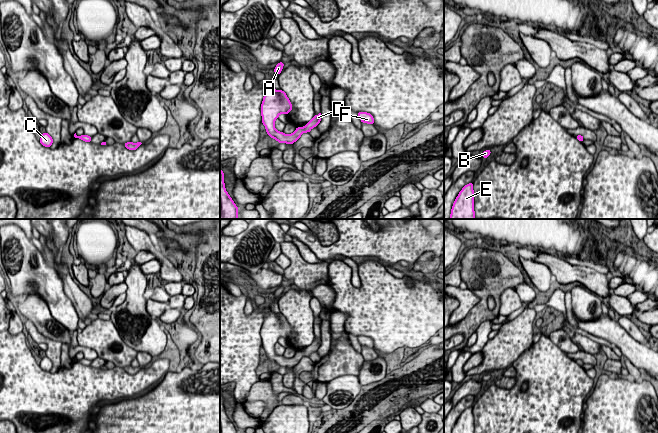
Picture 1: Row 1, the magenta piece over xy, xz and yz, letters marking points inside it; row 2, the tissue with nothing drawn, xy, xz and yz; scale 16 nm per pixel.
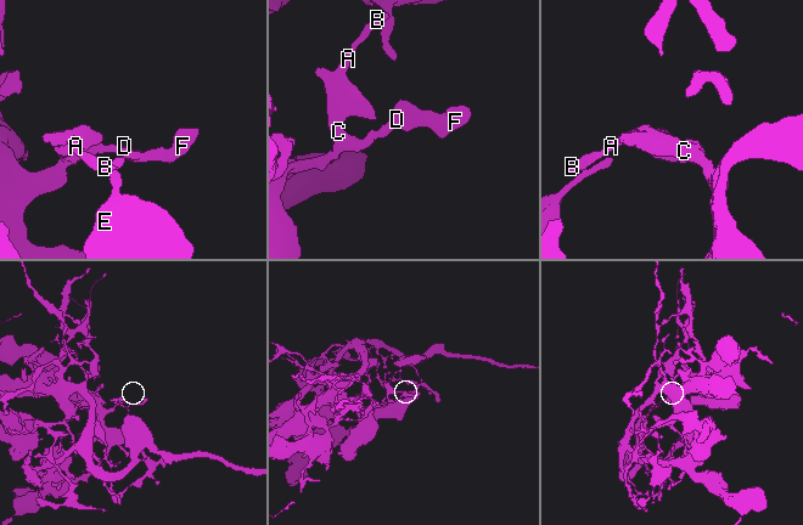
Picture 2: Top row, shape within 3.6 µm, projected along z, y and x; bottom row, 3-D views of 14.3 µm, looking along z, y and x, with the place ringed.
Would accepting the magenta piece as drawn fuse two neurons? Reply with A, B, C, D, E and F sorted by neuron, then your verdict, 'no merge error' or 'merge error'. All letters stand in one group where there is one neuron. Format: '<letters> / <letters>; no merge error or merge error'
A B C D E F; no merge error

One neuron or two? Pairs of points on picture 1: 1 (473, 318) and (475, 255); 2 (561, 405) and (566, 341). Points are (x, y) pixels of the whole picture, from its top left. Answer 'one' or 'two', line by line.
1: one
2: two

